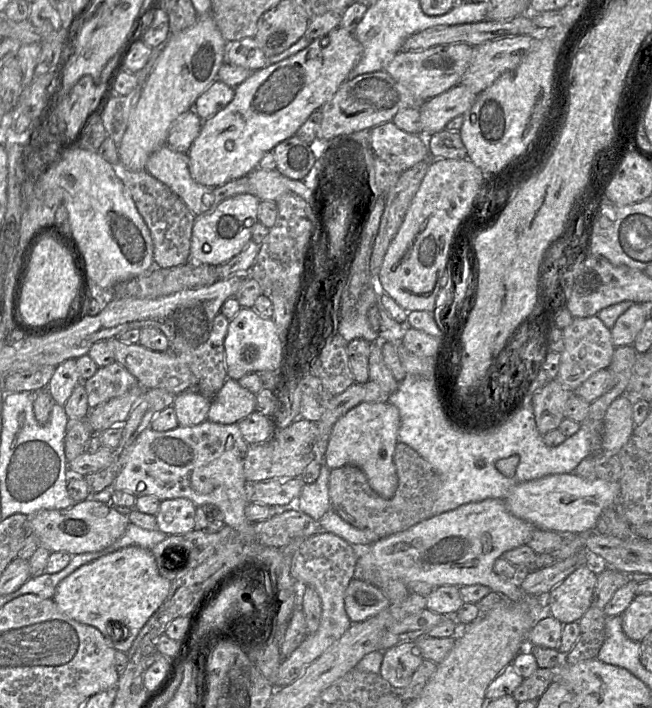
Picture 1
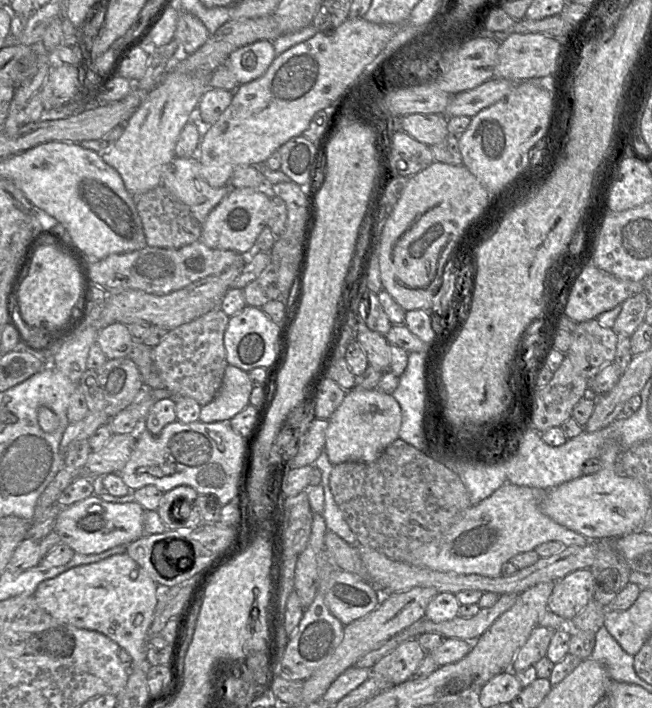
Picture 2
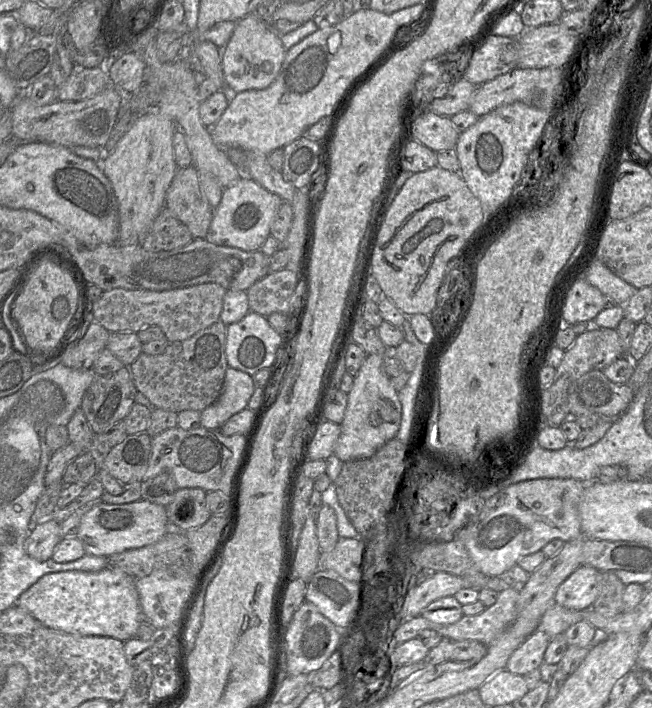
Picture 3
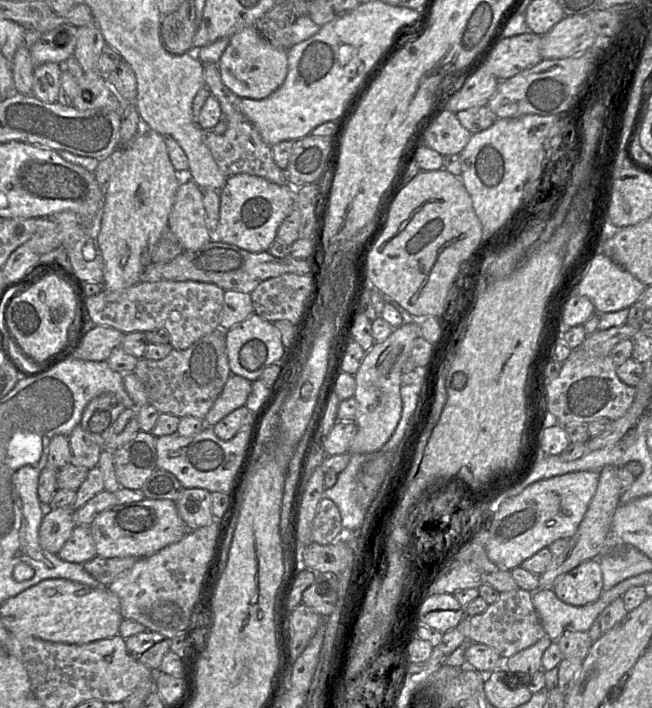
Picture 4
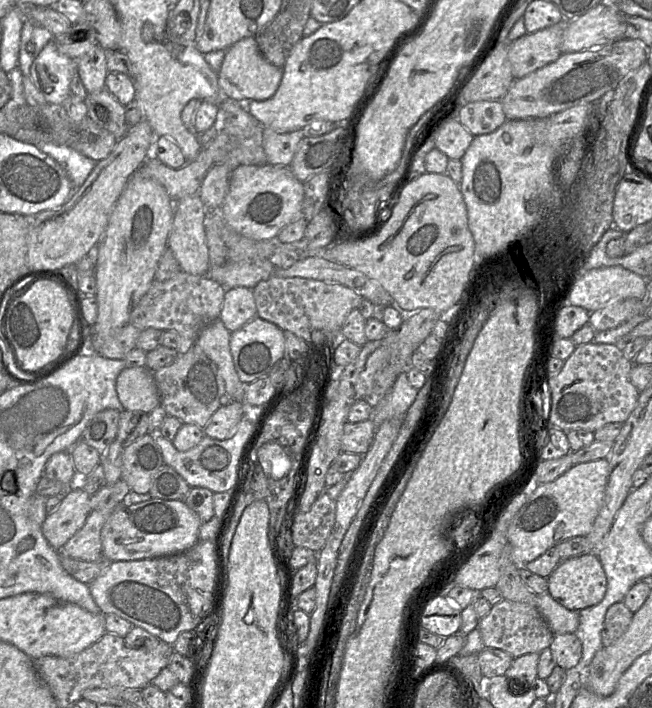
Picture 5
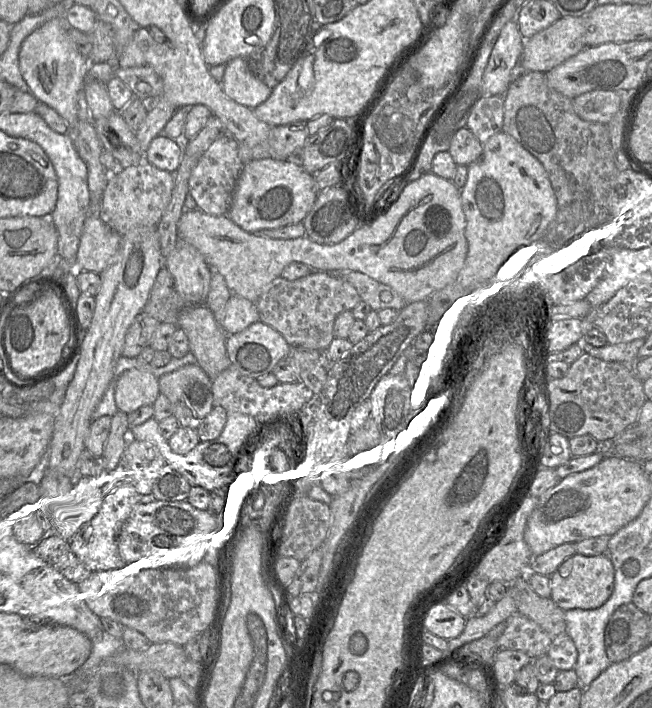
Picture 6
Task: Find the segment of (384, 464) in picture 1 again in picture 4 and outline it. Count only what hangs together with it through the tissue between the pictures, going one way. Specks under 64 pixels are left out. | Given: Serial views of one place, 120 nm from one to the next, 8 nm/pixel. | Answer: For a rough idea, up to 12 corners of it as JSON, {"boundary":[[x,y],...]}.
{"boundary":[[404,323],[355,374],[350,454],[378,452],[402,412],[402,365],[421,336]]}

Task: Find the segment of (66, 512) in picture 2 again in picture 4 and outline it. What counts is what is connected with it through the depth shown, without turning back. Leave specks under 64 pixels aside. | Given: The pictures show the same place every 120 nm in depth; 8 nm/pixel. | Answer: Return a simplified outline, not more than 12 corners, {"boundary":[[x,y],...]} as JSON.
{"boundary":[[174,501],[109,507],[89,526],[101,558],[148,557],[187,526]]}

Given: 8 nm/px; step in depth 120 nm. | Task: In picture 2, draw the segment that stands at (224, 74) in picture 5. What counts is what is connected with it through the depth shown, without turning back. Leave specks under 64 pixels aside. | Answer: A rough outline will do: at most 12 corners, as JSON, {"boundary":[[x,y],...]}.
{"boundary":[[273,41],[231,52],[225,65],[240,85],[261,77],[276,56]]}

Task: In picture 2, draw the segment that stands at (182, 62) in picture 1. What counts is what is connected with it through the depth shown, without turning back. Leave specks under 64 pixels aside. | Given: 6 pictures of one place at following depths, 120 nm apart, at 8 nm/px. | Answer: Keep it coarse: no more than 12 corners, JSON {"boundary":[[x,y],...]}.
{"boundary":[[167,71],[102,159],[161,185],[208,78]]}

